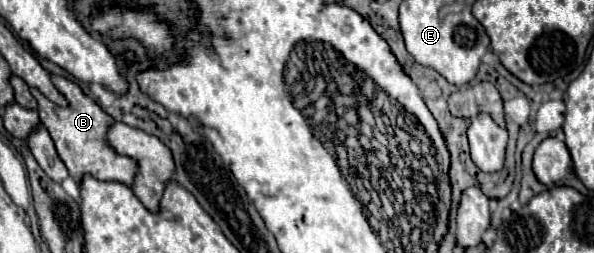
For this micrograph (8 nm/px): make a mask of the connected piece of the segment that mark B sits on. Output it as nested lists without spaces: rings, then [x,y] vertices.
[[[51,75],[51,81],[67,97],[69,101],[67,109],[55,105],[53,101],[47,101],[47,97],[41,95],[37,89],[31,89],[31,93],[39,103],[41,125],[51,133],[57,153],[61,161],[67,165],[73,181],[79,185],[83,175],[93,175],[99,181],[119,181],[125,185],[133,185],[133,179],[137,175],[137,161],[127,155],[115,153],[107,141],[107,131],[115,123],[115,119],[107,115],[91,97],[87,97],[77,83],[65,77],[57,77],[57,75]]]

